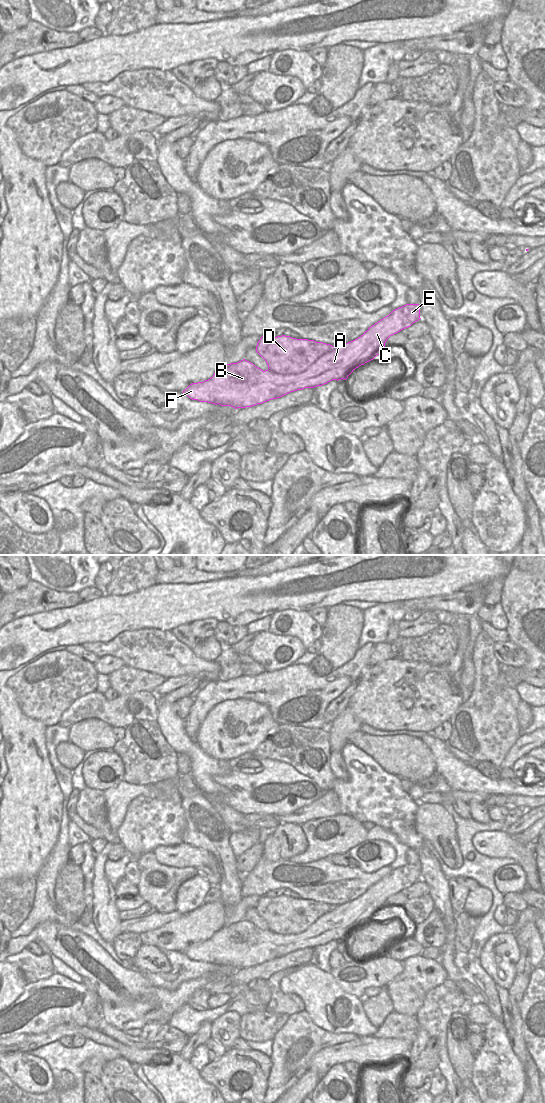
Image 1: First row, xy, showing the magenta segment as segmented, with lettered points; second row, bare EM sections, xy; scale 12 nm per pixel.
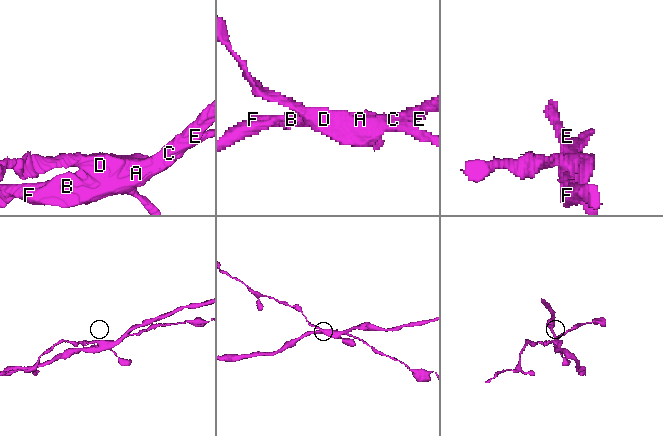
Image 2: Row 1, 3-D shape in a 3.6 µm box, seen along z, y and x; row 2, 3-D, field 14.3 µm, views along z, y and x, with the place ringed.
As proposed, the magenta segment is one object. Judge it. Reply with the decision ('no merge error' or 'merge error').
merge error

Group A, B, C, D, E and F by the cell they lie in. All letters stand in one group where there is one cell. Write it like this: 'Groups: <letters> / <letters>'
Groups: A B C E F / D

